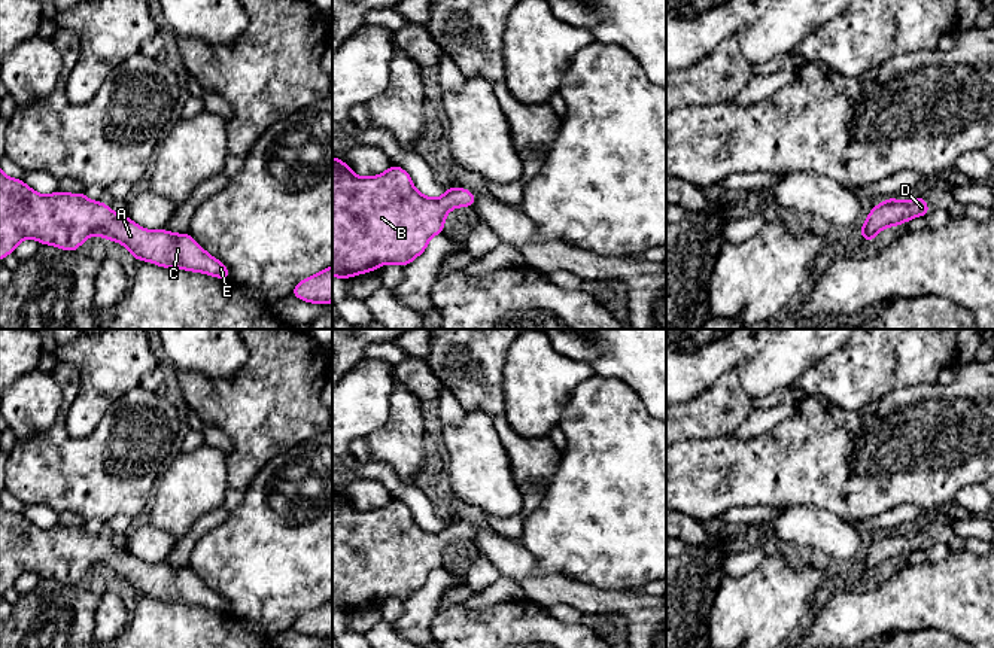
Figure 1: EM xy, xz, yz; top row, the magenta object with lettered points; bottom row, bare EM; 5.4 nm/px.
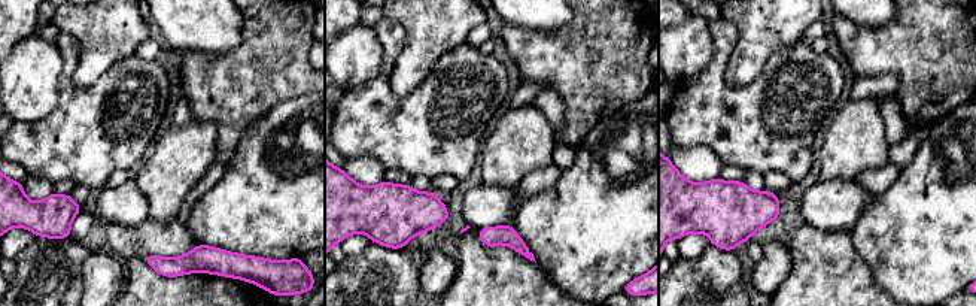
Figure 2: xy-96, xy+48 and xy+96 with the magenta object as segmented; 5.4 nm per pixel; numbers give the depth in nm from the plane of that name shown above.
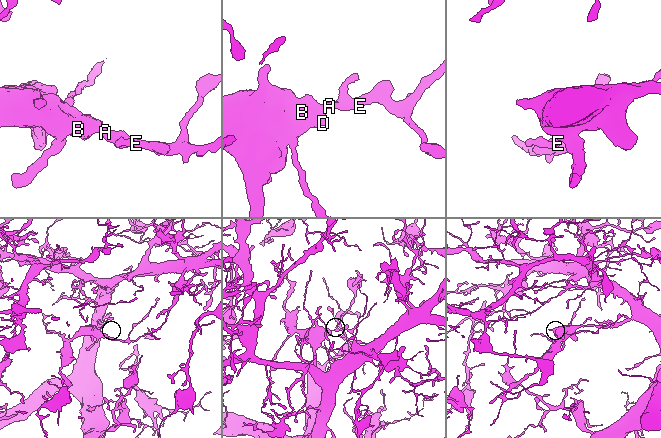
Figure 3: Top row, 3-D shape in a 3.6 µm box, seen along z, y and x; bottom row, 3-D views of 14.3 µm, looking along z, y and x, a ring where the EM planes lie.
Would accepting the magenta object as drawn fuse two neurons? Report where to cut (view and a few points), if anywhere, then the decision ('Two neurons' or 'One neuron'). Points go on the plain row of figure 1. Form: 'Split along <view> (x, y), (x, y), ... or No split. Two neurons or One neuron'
No split. One neuron

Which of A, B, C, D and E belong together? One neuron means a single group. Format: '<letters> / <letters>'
A B C D E

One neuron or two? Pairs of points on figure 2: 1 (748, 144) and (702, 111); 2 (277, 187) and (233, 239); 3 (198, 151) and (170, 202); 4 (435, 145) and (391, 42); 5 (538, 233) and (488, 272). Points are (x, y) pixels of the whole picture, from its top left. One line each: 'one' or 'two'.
1: one
2: one
3: one
4: one
5: two

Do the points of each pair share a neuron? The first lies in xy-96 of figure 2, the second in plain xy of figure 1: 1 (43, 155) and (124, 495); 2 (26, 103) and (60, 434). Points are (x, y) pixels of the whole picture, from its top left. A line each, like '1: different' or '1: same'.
1: same
2: different

